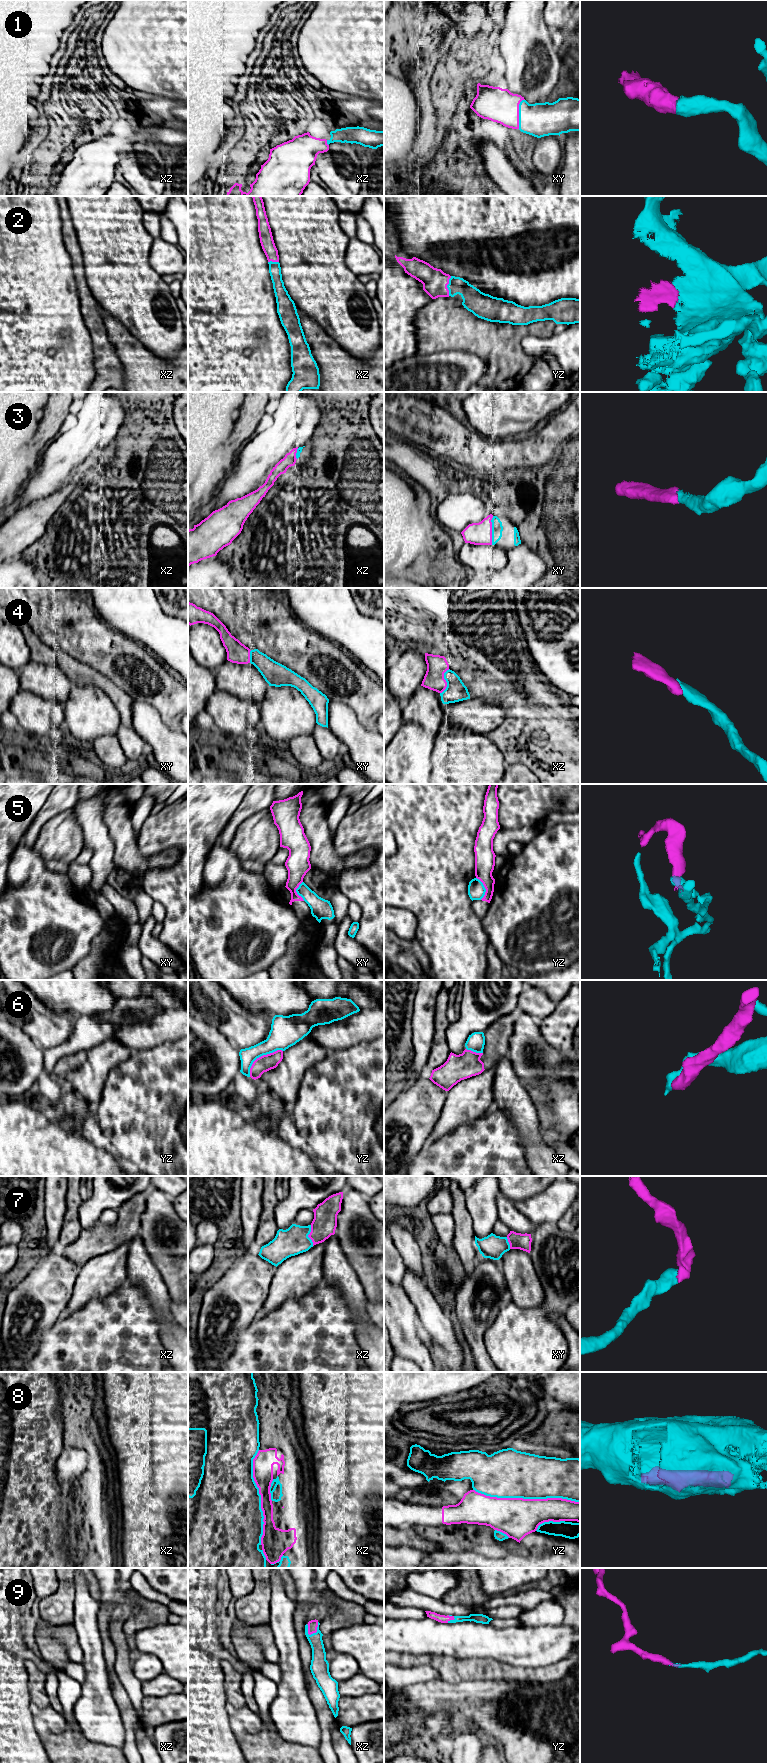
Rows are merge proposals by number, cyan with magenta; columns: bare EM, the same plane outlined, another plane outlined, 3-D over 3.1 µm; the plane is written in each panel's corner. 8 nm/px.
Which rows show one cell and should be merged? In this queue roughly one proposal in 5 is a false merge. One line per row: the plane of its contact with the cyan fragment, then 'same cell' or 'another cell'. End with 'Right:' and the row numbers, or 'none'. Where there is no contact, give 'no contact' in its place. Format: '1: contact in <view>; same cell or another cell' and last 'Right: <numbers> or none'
1: contact in xy; same cell
2: contact in yz; same cell
3: contact in xy; same cell
4: contact in xz; same cell
5: contact in yz; another cell
6: contact in yz; another cell
7: contact in xz; same cell
8: contact in yz; another cell
9: contact in xz; same cell
Right: 1, 2, 3, 4, 7, 9

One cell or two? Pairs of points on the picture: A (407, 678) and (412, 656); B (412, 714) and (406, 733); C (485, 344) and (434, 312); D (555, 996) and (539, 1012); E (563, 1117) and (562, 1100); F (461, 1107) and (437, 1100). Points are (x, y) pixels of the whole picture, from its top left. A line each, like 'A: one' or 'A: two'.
A: one
B: two
C: one
D: two
E: one
F: two

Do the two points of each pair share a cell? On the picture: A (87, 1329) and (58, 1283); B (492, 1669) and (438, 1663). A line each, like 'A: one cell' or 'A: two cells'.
A: two cells
B: one cell

